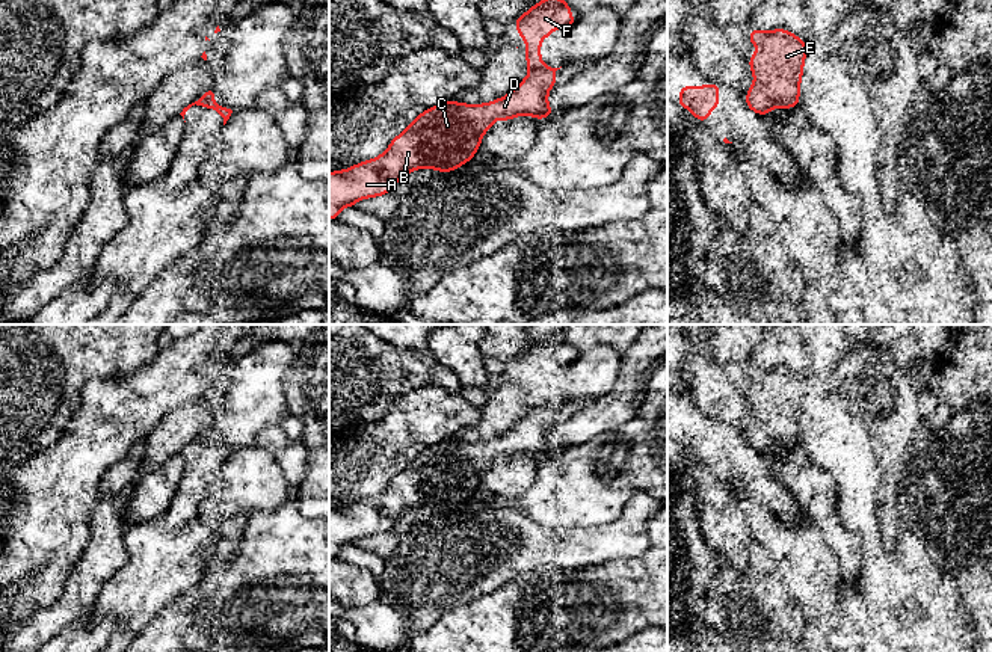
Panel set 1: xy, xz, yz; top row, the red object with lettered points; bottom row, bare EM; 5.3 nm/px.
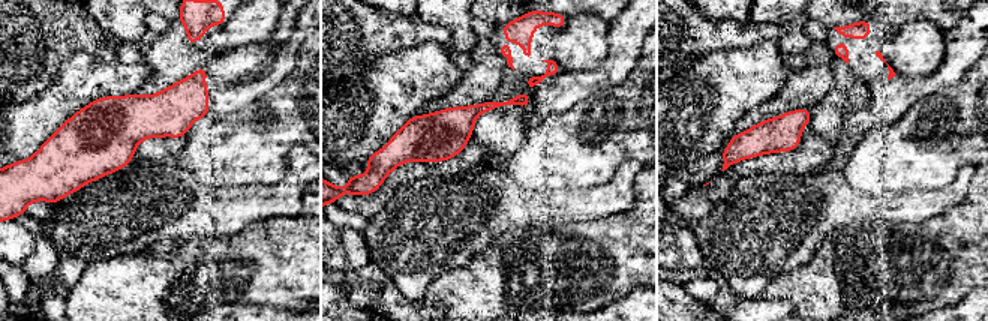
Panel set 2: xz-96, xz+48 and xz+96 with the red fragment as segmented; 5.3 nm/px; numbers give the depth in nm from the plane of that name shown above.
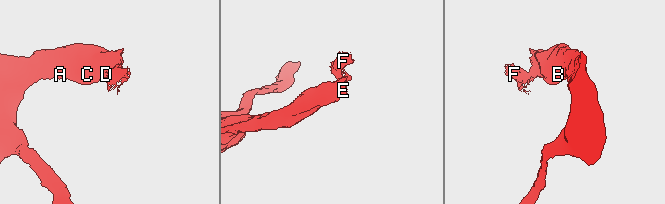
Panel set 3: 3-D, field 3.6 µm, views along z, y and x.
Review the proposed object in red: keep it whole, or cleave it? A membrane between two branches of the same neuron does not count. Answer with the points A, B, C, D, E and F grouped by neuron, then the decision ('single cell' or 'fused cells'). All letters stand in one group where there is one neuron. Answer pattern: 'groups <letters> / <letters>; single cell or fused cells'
groups A B C D E / F; fused cells

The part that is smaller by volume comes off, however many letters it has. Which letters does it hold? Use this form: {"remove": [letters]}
{"remove": ["F"]}

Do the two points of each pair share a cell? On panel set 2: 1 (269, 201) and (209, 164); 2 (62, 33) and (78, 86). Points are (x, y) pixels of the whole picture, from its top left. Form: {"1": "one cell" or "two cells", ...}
{"1": "two cells", "2": "two cells"}

